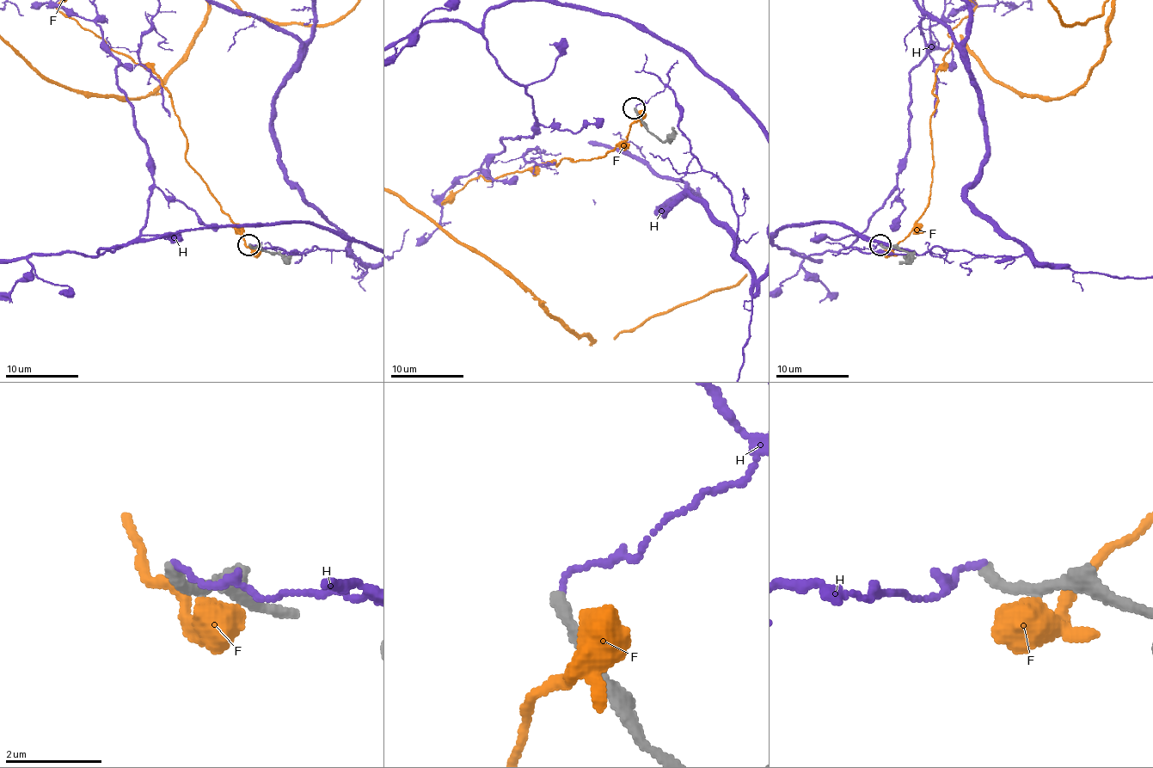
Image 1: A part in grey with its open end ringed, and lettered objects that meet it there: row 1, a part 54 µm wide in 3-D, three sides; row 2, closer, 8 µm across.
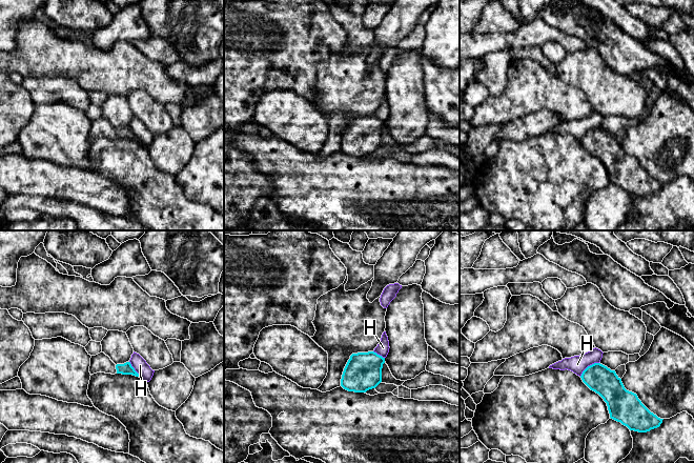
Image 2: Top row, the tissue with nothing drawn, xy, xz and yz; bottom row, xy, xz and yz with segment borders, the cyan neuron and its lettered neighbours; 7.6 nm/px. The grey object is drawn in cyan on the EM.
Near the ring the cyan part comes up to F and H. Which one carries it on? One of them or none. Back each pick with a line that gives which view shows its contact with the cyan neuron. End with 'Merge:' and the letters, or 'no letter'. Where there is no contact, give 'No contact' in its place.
Merge: no letter

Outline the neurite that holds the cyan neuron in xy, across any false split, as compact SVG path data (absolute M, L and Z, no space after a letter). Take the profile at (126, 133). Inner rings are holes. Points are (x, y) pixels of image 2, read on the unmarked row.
M100 117L96 120L91 120L90 122L90 130L89 130L90 139L97 137L105 137L105 138L122 138L122 139L132 139L139 141L139 138L131 130L130 126L126 126L124 128L115 128L108 120L104 117Z

